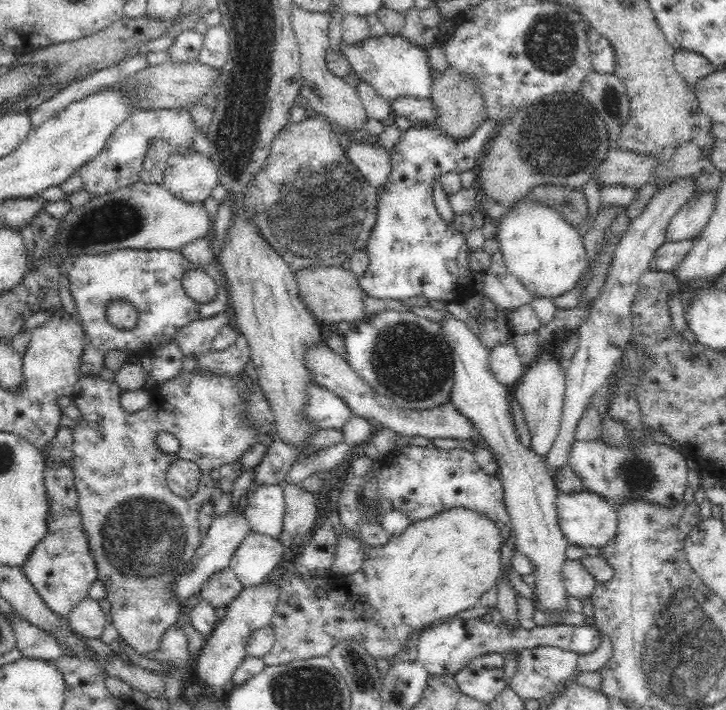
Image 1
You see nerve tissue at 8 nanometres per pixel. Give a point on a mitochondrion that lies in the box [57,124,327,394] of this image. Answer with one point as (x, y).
(114, 220)

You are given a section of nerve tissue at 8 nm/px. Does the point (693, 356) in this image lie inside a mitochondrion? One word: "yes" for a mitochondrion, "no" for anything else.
no

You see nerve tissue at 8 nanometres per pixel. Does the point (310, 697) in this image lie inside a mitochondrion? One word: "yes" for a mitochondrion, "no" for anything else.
yes

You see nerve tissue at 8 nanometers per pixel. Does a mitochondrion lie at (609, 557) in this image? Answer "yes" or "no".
no

